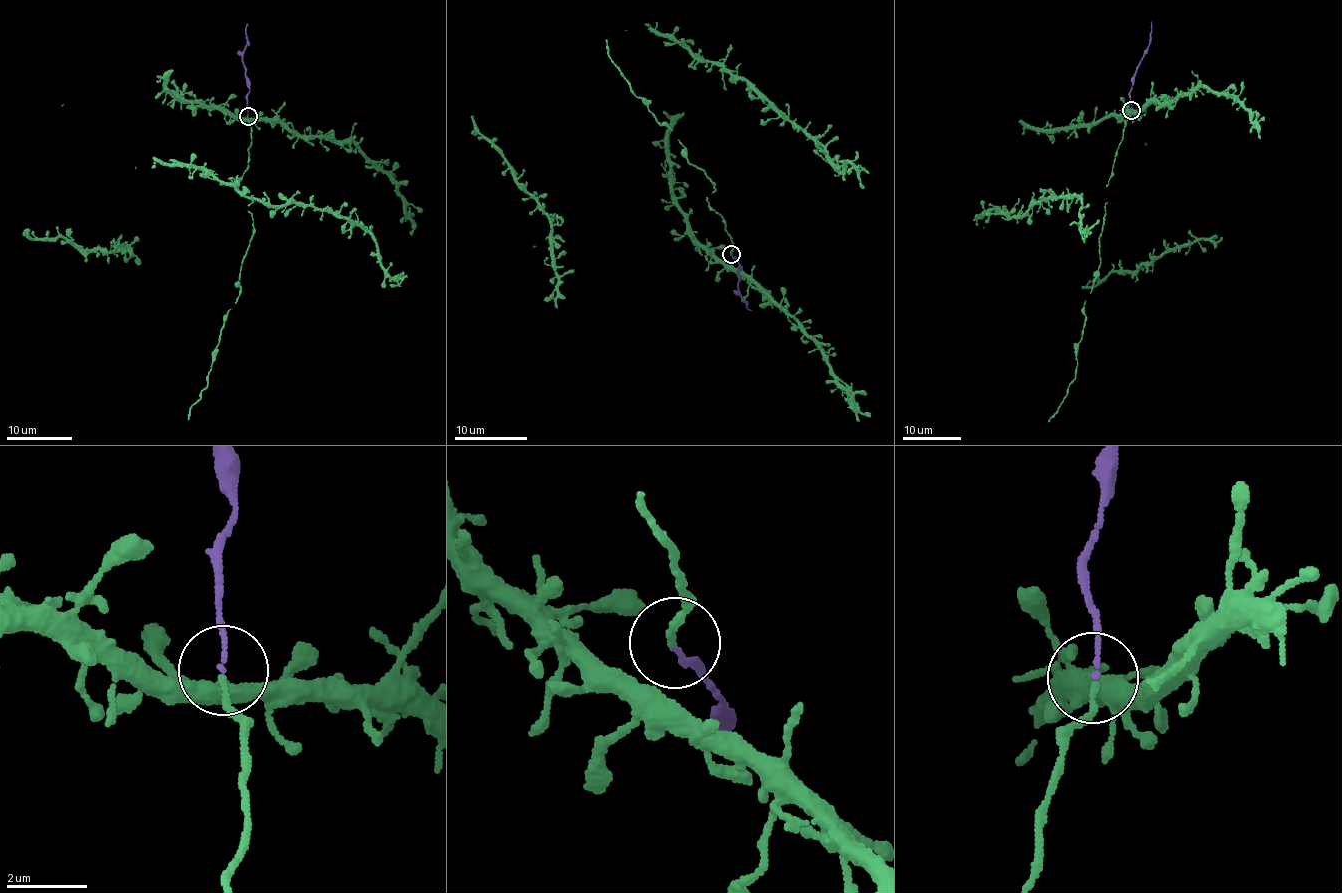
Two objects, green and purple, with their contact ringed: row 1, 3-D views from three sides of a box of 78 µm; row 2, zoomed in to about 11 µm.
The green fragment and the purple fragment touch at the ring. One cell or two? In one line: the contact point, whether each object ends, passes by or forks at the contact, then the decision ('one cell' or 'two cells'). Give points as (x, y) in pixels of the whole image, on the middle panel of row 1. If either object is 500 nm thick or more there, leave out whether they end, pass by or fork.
at (731, 254); green passes by; purple ends there; one cell

